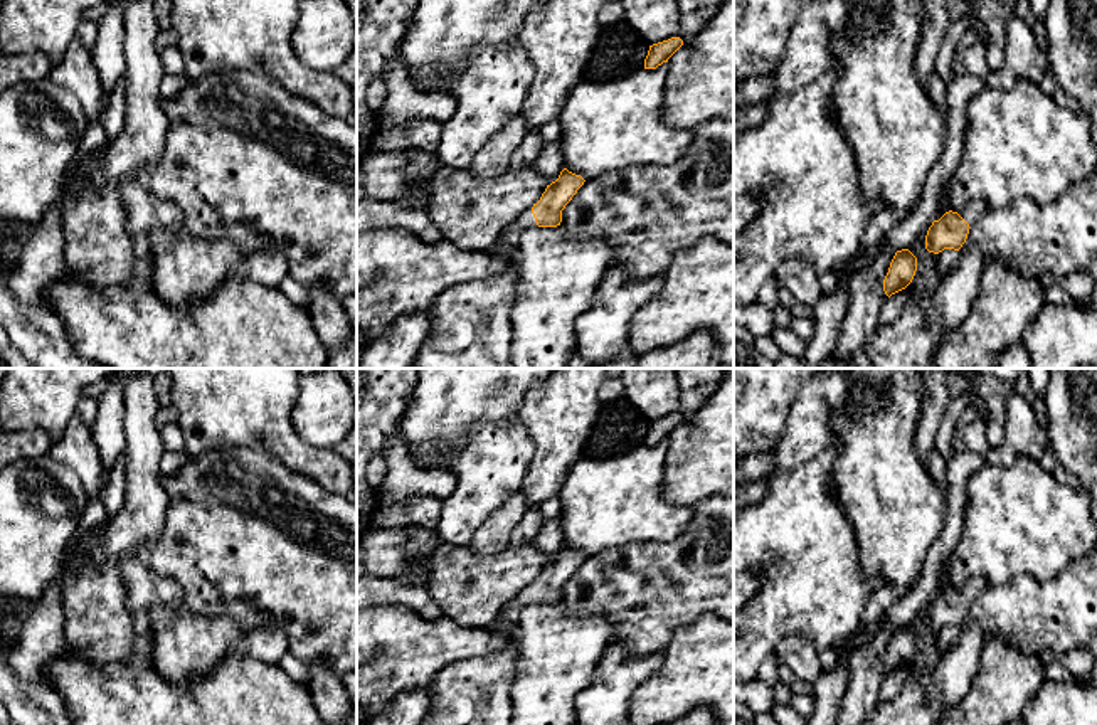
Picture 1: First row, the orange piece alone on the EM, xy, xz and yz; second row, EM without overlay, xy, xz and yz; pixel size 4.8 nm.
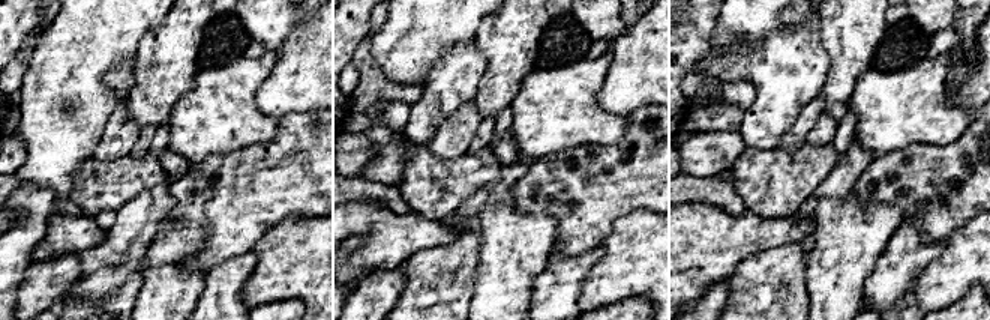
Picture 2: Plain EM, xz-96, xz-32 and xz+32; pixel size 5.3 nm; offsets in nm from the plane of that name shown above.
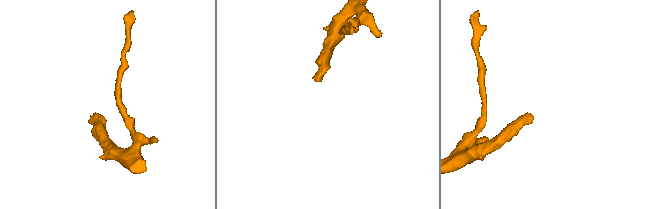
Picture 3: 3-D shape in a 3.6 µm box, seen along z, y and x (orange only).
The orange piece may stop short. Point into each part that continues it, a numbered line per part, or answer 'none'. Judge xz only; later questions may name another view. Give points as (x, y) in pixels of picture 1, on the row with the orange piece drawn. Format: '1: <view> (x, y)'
1: xz (525, 221)

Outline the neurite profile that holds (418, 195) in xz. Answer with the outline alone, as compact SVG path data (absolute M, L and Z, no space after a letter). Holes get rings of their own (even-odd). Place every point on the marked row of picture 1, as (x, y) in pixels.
M421 178L419 182L412 183L409 190L397 198L397 202L407 207L422 207L427 209L431 195L431 180Z

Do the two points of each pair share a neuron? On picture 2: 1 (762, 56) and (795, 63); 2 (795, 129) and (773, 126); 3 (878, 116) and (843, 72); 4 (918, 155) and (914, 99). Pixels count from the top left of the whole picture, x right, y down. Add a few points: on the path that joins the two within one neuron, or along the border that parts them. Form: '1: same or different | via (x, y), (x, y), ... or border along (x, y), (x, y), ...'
1: same | via (770, 63), (788, 63)
2: different | border along (810, 101), (780, 137), (776, 147)
3: different | border along (870, 69), (860, 78), (848, 102)
4: different | border along (951, 141), (948, 144), (908, 144), (882, 153)

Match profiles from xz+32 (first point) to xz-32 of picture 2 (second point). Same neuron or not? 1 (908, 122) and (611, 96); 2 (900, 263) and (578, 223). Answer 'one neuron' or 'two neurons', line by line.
1: two neurons
2: two neurons

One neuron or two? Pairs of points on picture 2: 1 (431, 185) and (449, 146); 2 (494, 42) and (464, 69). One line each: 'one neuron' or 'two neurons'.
1: two neurons
2: two neurons

